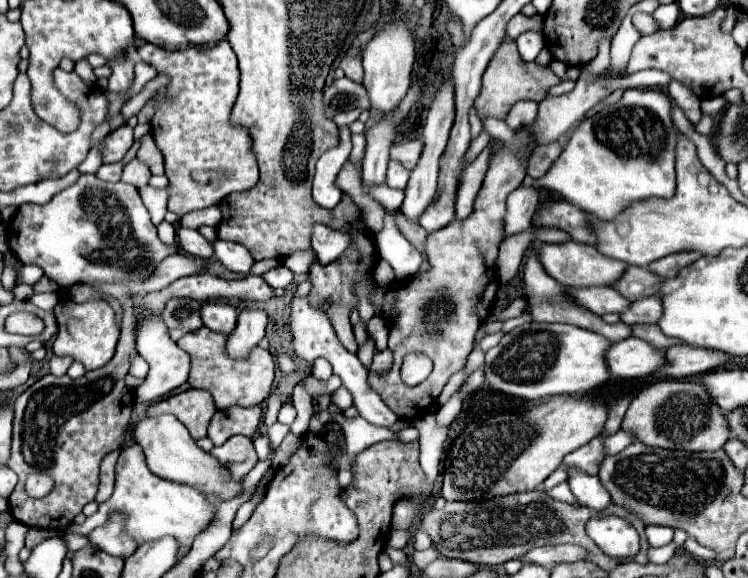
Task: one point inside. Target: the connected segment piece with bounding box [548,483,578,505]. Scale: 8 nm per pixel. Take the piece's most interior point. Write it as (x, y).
(562, 492)

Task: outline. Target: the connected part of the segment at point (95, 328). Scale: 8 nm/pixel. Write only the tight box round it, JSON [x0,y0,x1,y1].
[52,299,120,369]

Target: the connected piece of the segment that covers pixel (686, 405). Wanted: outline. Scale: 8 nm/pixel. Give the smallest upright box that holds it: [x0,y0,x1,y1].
[622,379,730,451]

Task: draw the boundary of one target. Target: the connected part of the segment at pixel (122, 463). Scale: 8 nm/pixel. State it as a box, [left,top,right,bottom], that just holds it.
[68,443,214,557]

